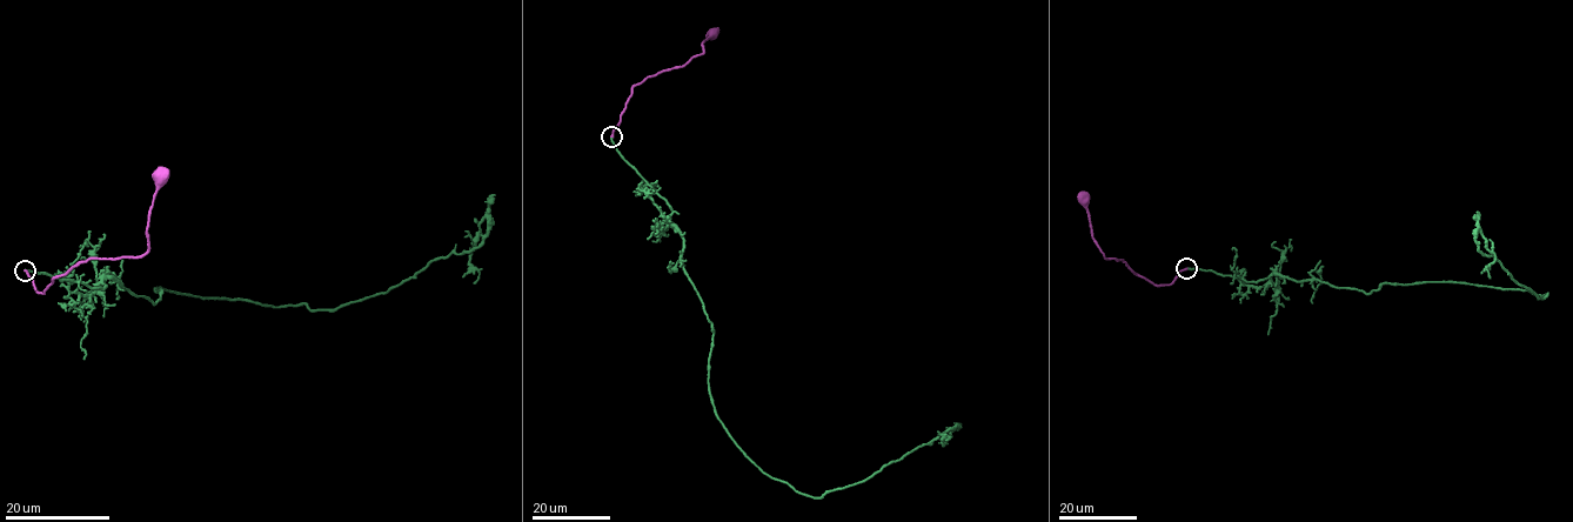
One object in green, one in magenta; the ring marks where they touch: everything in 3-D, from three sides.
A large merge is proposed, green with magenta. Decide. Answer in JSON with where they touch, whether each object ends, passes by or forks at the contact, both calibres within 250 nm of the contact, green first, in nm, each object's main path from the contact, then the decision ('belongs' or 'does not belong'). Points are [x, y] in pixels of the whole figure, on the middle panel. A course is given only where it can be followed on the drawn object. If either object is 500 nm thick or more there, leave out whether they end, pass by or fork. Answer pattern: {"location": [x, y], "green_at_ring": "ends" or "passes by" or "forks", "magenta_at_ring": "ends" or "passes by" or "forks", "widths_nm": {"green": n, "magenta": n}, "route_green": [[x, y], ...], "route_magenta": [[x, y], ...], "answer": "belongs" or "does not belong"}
{"location": [611, 136], "green_at_ring": "ends", "magenta_at_ring": "ends", "widths_nm": {"green": 160, "magenta": 280}, "route_green": [[611, 136], [669, 207], [682, 267], [711, 323], [715, 415], [764, 473], [820, 497], [956, 425], [945, 440]], "route_magenta": [[611, 136], [631, 88], [648, 77], [682, 67], [703, 52], [702, 42], [714, 34]], "answer": "belongs"}

